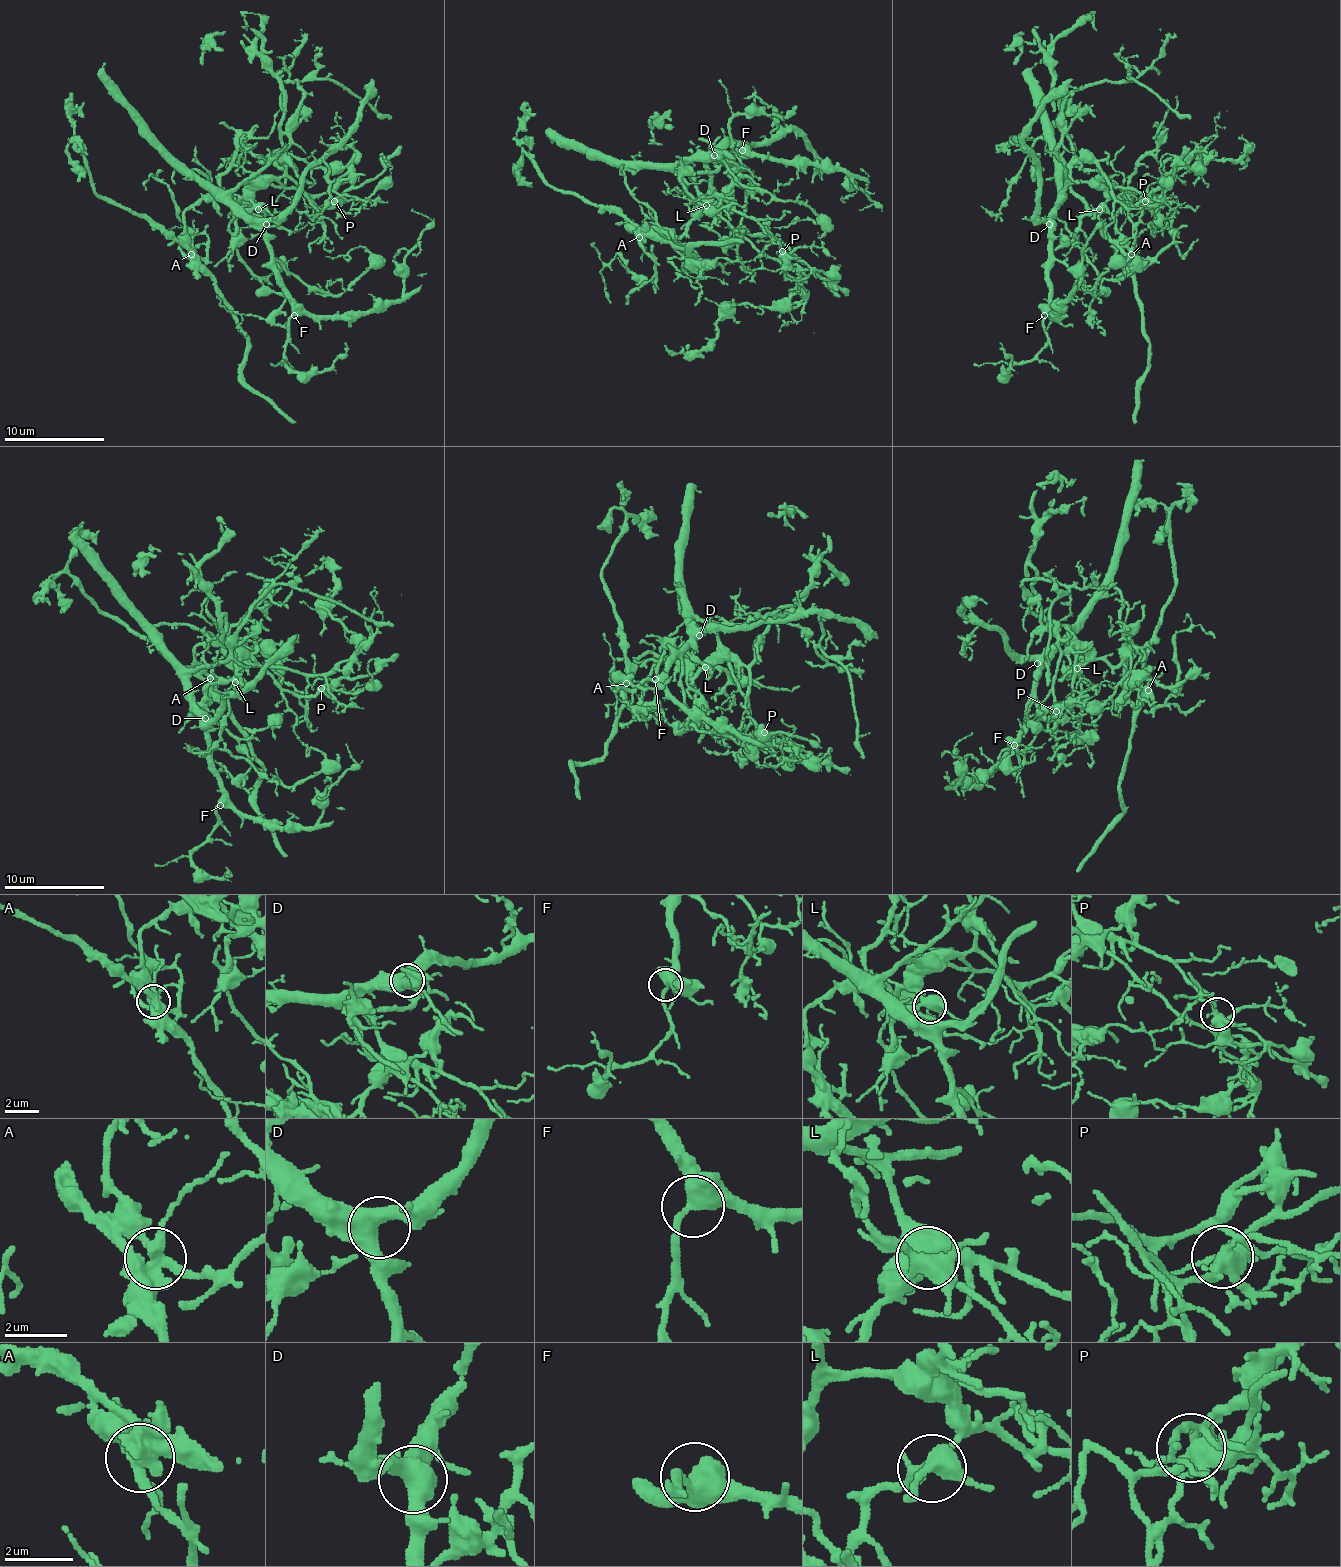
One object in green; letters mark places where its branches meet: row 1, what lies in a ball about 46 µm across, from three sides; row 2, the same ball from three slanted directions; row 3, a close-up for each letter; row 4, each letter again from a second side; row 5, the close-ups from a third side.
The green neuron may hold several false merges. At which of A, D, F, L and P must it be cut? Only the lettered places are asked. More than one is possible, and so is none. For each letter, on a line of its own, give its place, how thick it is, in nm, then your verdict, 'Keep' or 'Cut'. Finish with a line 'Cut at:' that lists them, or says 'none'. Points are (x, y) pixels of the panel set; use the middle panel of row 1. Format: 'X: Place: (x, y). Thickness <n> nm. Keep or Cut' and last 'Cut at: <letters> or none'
A: Place: (639, 237). Thickness 420 nm. Cut
D: Place: (714, 155). Thickness 480 nm. Keep
F: Place: (742, 150). Thickness 440 nm. Keep
L: Place: (706, 205). Thickness 400 nm. Keep
P: Place: (782, 251). Thickness 380 nm. Cut
Cut at: A, P

